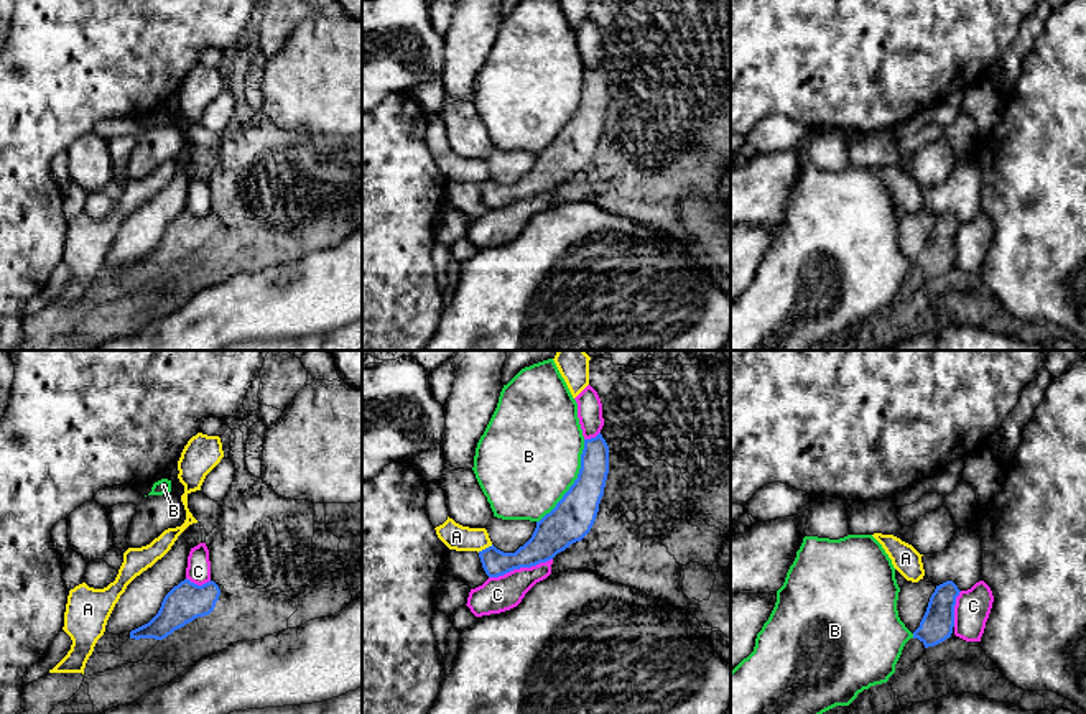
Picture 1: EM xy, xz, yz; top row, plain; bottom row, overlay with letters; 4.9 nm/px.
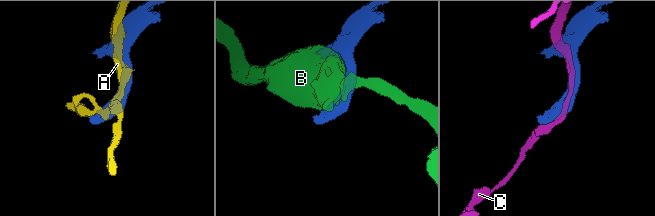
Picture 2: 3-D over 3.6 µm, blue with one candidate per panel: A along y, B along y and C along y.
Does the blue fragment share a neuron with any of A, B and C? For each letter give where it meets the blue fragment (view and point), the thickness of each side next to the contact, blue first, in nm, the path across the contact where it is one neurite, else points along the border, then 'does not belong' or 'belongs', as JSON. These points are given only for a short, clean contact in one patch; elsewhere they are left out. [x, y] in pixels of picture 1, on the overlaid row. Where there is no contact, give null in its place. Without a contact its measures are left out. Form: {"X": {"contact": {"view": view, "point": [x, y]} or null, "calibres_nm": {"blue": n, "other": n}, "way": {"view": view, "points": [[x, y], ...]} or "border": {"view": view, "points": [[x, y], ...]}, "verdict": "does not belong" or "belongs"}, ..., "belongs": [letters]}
{"A": {"contact": {"view": "xz", "point": [486, 548]}, "calibres_nm": {"blue": 130, "other": 130}, "border": {"view": "xz", "points": [[492, 545], [478, 551]]}, "verdict": "does not belong"}, "B": {"contact": {"view": "xz", "point": [575, 482]}, "calibres_nm": {"blue": 200, "other": 480}, "verdict": "does not belong"}, "C": {"contact": {"view": "xz", "point": [520, 566]}, "calibres_nm": {"blue": 190, "other": 180}, "verdict": "does not belong"}, "belongs": []}

